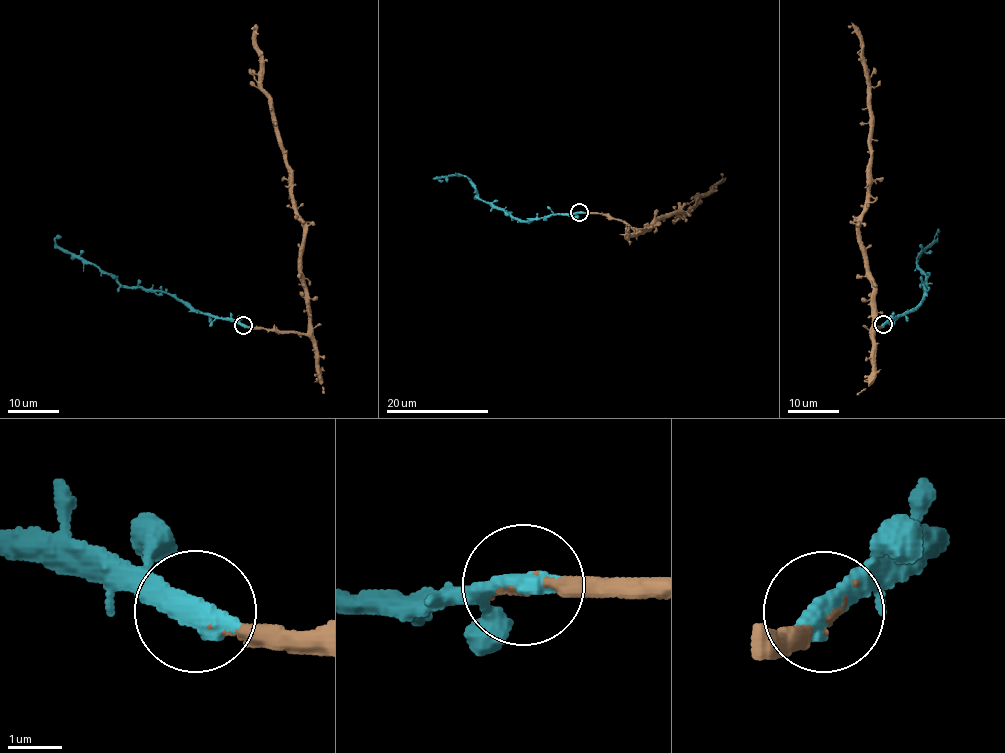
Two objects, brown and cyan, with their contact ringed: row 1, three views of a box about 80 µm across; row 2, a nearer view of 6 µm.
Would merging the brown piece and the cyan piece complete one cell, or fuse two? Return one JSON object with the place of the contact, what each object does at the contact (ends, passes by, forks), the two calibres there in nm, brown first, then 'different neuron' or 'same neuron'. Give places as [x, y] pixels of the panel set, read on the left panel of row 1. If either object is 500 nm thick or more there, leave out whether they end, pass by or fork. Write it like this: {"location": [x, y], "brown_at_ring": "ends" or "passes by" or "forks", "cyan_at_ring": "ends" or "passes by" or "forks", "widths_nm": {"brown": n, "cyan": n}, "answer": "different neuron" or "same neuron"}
{"location": [243, 325], "widths_nm": {"brown": 100, "cyan": 550}, "answer": "same neuron"}

